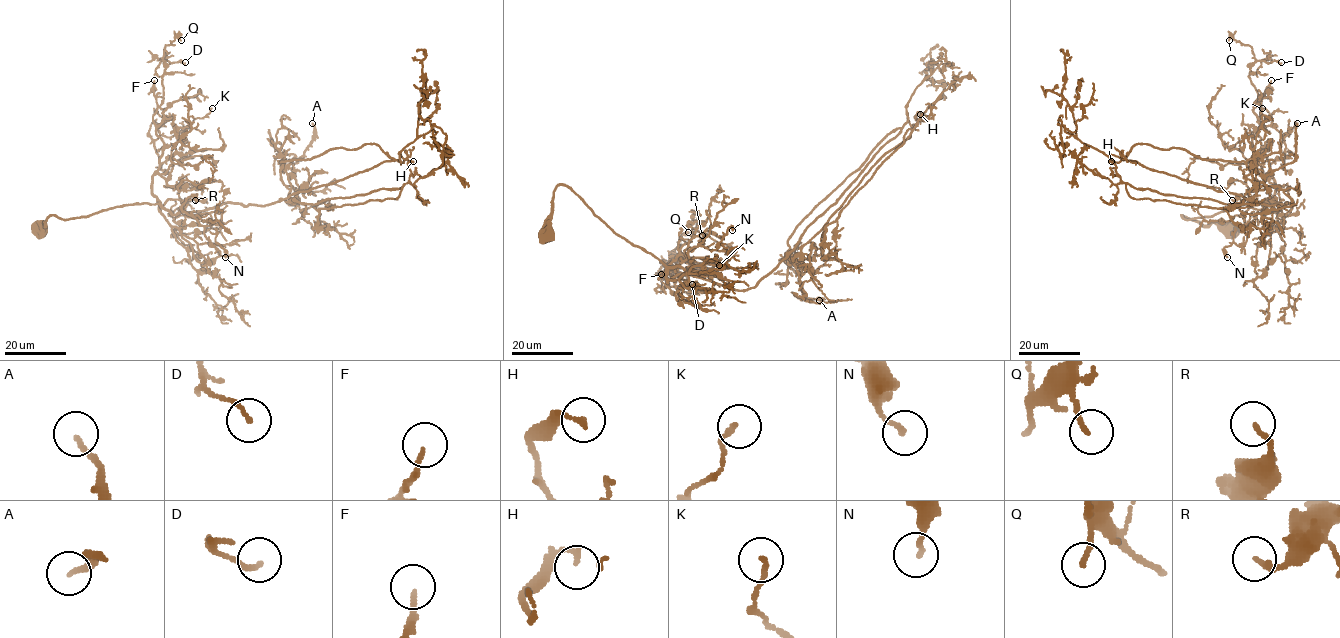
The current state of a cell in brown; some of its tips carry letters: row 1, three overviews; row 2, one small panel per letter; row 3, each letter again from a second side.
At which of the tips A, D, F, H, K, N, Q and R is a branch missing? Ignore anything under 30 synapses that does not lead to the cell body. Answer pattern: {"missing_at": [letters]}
{"missing_at": []}

